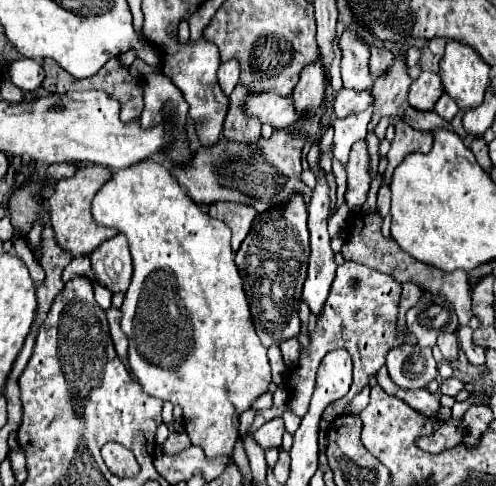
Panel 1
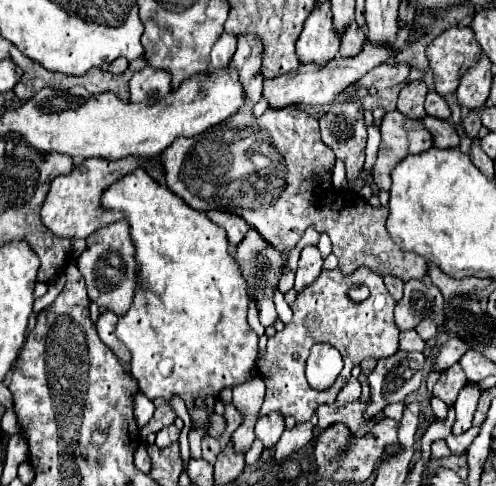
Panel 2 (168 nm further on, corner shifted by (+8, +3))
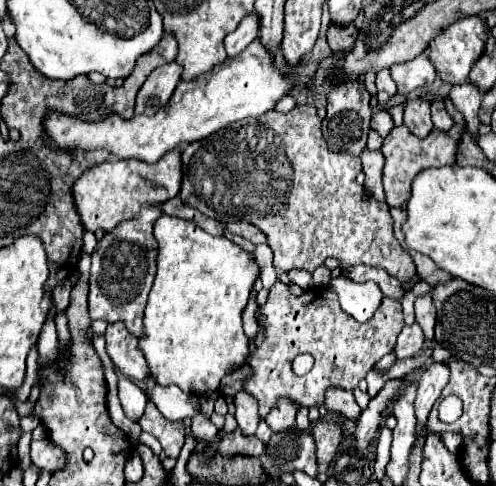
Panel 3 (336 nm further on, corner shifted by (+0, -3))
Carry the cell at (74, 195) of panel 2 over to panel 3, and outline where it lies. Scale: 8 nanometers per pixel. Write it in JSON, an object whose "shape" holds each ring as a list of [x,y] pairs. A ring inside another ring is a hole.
{"shape":[[[174,148],[164,154],[156,164],[148,164],[142,160],[110,160],[92,166],[86,170],[72,186],[74,204],[80,214],[82,226],[88,232],[96,232],[98,228],[104,232],[114,230],[120,222],[134,218],[142,206],[160,204],[174,198],[180,192],[180,150]]]}

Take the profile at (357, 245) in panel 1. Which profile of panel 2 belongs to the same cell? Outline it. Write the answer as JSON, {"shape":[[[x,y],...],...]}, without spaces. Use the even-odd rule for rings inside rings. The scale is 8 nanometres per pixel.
{"shape":[[[244,106],[240,112],[230,116],[228,120],[208,128],[206,132],[192,136],[192,182],[190,182],[190,142],[174,140],[160,156],[160,162],[164,166],[164,180],[170,192],[180,196],[188,206],[194,210],[220,210],[230,212],[240,218],[244,218],[256,232],[276,250],[284,252],[298,244],[306,228],[314,228],[316,232],[326,232],[332,242],[332,254],[338,256],[338,268],[342,274],[352,274],[354,270],[366,266],[374,274],[386,276],[398,276],[400,280],[408,282],[412,278],[424,278],[426,276],[426,260],[422,256],[416,256],[414,252],[402,252],[398,244],[388,236],[386,230],[386,208],[374,208],[366,200],[362,200],[358,194],[348,190],[330,192],[332,182],[332,166],[334,156],[332,150],[326,148],[326,144],[320,140],[318,120],[312,118],[308,112],[288,106],[288,108],[268,108],[260,118],[256,118],[250,110],[250,106]]]}

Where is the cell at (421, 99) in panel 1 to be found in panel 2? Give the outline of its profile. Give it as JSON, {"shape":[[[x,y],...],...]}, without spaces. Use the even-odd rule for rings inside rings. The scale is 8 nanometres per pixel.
{"shape":[[[414,80],[414,82],[406,82],[400,90],[400,96],[398,96],[398,106],[396,110],[402,112],[406,118],[412,118],[412,120],[420,120],[426,116],[426,110],[424,110],[424,96],[426,96],[428,88],[422,80]]]}

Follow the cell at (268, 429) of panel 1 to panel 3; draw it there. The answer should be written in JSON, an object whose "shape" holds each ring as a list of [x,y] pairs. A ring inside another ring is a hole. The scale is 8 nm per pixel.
{"shape":[[[280,400],[274,408],[272,414],[268,414],[264,420],[270,426],[272,432],[284,432],[290,430],[294,426],[294,418],[296,418],[296,406],[290,404],[288,400]]]}

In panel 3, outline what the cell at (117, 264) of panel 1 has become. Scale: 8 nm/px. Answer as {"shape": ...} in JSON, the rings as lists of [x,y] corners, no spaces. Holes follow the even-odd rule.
{"shape":[[[178,196],[156,206],[144,206],[140,214],[128,222],[120,222],[116,230],[106,232],[104,238],[98,242],[98,246],[92,252],[92,272],[90,272],[90,294],[88,294],[88,308],[92,320],[108,320],[108,322],[118,322],[122,320],[126,328],[134,336],[142,336],[142,318],[144,318],[144,308],[148,300],[148,292],[154,282],[156,274],[156,256],[158,256],[158,244],[152,234],[152,226],[160,214],[172,214],[180,216],[186,220],[196,222],[206,230],[208,234],[220,236],[224,234],[224,224],[218,220],[206,218],[200,214],[196,208],[186,206]]]}

